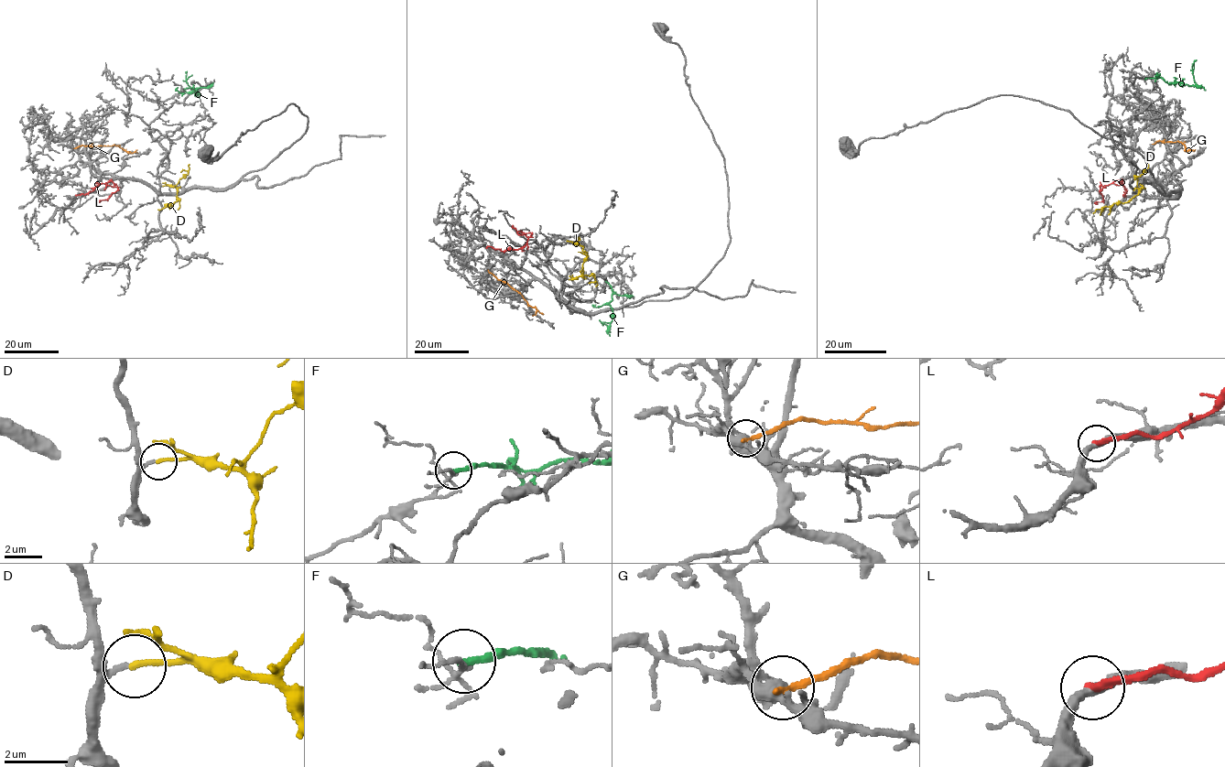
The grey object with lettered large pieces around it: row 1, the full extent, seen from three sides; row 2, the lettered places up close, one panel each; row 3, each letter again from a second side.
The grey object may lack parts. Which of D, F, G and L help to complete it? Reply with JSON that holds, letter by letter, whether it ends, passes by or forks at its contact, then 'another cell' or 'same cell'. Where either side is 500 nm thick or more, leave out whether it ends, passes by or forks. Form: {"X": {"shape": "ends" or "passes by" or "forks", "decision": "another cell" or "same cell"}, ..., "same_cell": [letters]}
{"D": {"shape": "ends", "decision": "same cell"}, "F": {"shape": "ends", "decision": "another cell"}, "G": {"shape": "ends", "decision": "another cell"}, "L": {"shape": "ends", "decision": "another cell"}, "same_cell": ["D"]}

